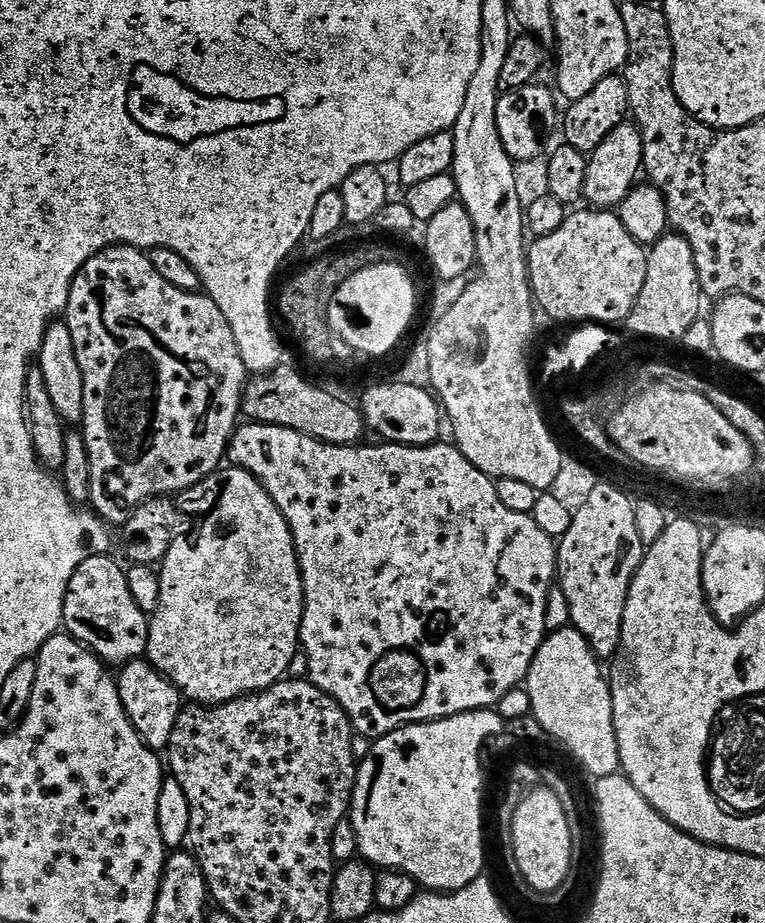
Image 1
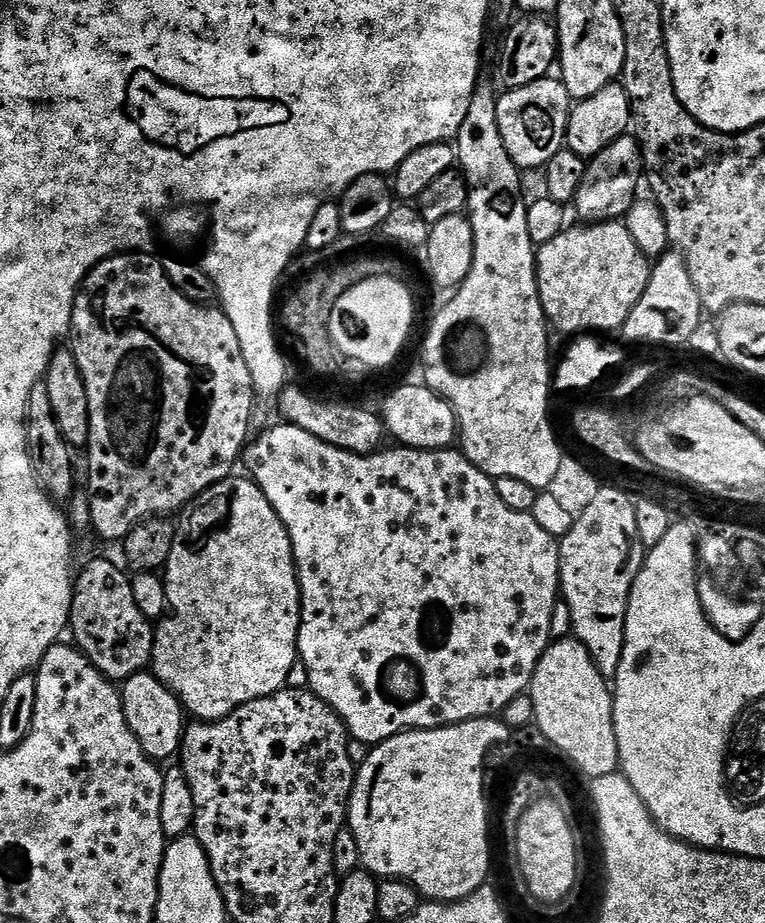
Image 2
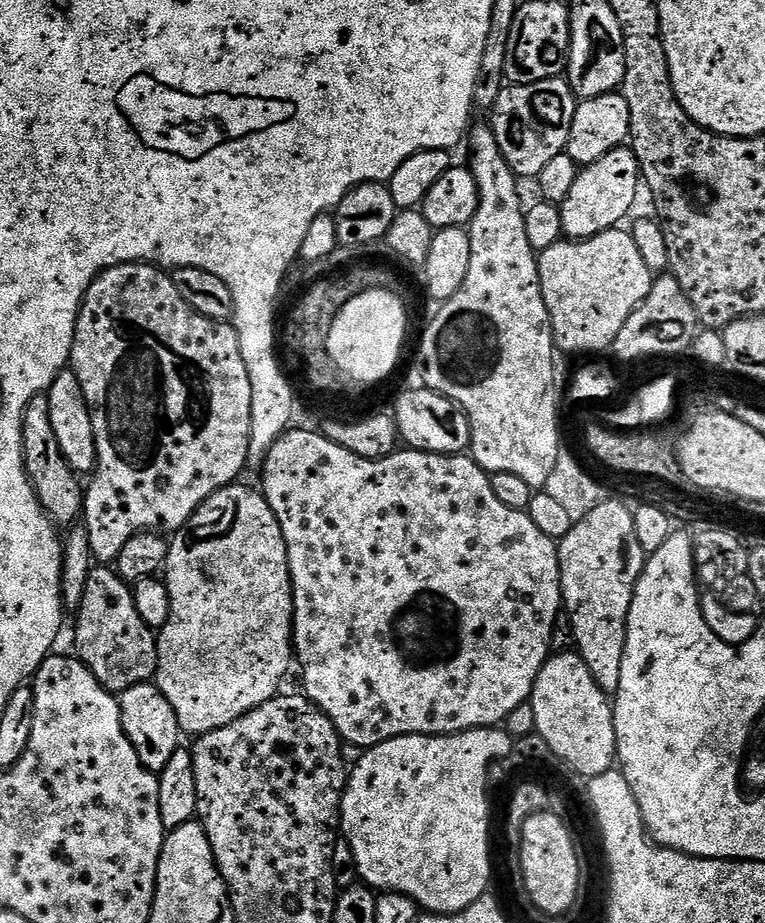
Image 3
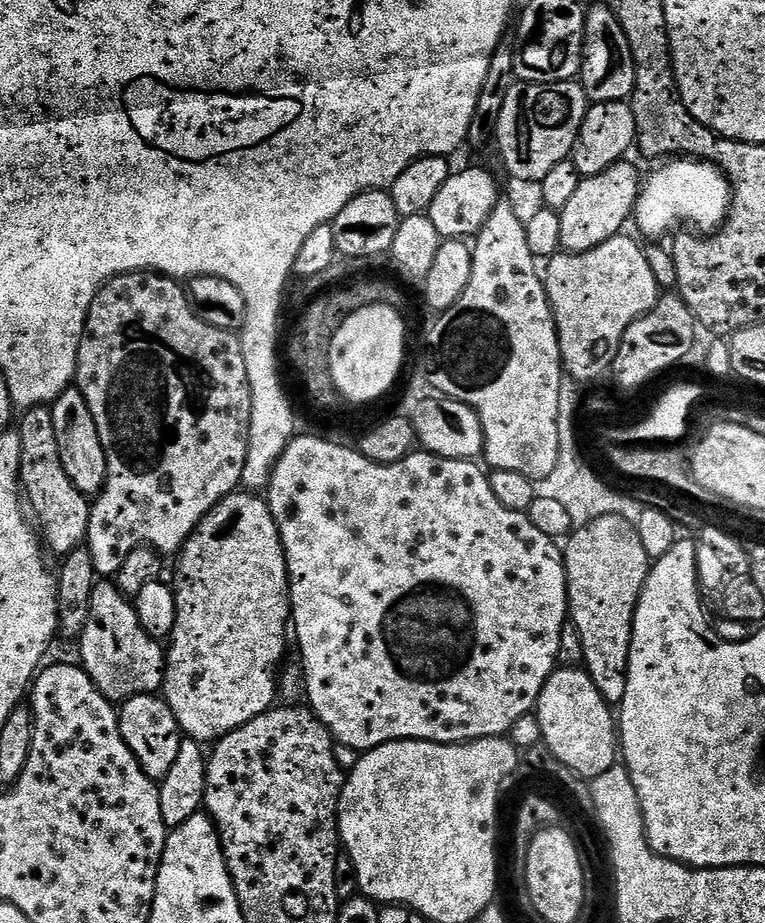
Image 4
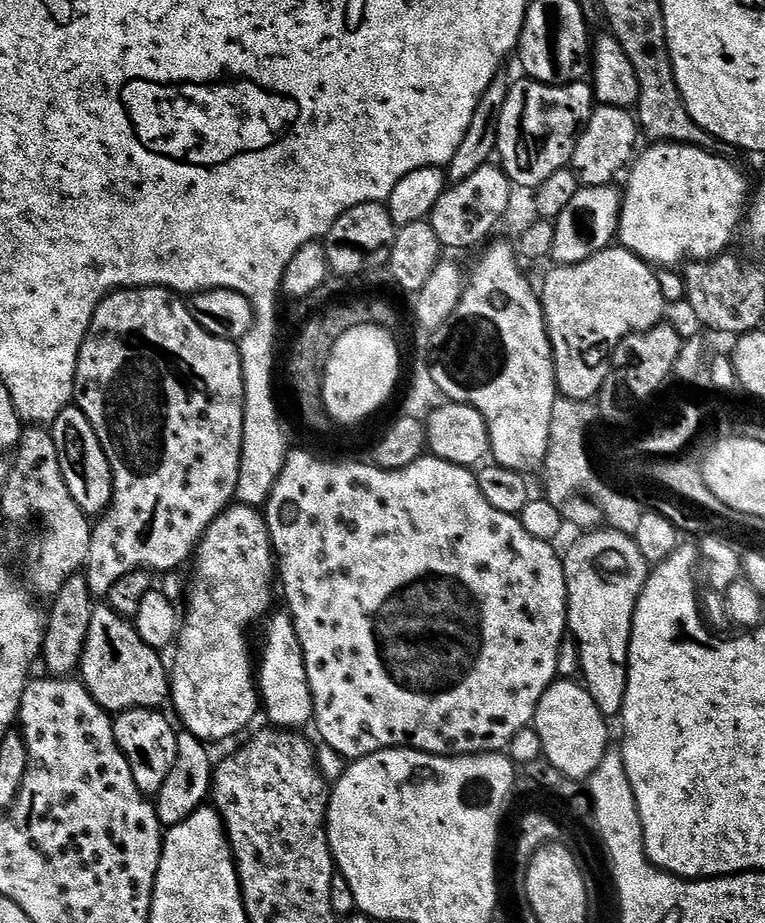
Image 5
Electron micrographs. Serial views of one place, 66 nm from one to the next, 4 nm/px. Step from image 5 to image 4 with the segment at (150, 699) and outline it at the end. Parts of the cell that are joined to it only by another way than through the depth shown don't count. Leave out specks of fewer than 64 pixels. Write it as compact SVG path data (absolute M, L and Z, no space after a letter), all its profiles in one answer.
M101 579L94 586L90 614L78 637L78 644L79 663L107 700L123 702L135 696L151 696L163 689L165 645L142 630L133 601L123 596L111 579Z

